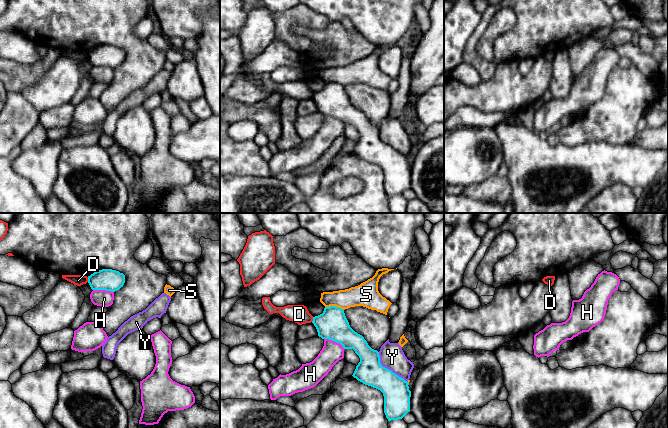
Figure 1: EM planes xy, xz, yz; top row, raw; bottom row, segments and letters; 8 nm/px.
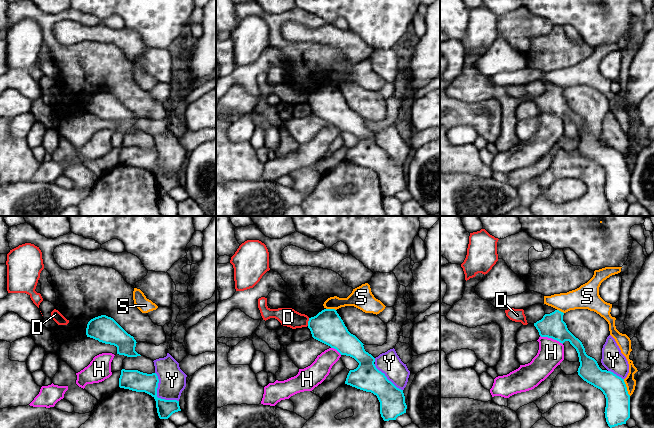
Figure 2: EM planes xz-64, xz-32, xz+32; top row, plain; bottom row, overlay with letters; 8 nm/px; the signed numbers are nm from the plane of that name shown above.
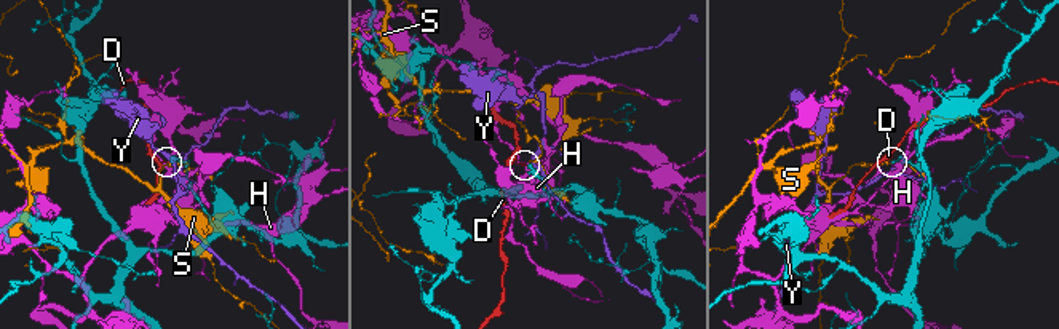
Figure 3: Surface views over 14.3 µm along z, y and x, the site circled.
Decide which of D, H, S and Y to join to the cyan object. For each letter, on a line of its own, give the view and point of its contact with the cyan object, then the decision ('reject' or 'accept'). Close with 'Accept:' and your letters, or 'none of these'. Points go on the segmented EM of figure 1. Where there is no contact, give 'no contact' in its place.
D: xy (88, 279) | reject
H: xz (335, 341) | reject
S: xz (334, 306) | reject
Y: xz (388, 369) | reject
Accept: none of these

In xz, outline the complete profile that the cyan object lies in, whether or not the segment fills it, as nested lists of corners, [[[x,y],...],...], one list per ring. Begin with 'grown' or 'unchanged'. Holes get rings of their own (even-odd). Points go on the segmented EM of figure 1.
unchanged; [[[336,306],[325,307],[322,314],[313,317],[312,323],[316,327],[319,337],[340,343],[344,349],[353,349],[359,356],[360,362],[352,376],[363,384],[383,393],[384,413],[388,421],[402,419],[410,412],[411,391],[409,383],[381,365],[379,352],[372,349],[364,337],[350,327],[343,309]]]

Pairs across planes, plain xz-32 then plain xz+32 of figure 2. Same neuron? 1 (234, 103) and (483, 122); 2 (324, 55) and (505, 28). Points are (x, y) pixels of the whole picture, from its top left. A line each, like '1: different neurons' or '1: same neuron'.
1: different neurons
2: same neuron

